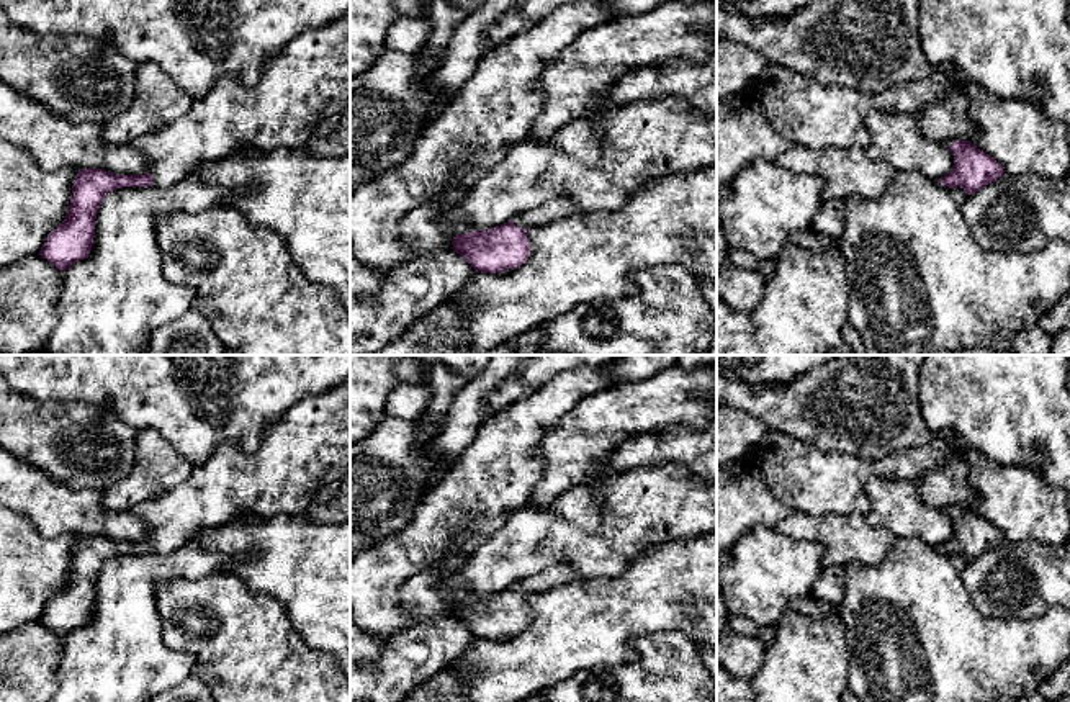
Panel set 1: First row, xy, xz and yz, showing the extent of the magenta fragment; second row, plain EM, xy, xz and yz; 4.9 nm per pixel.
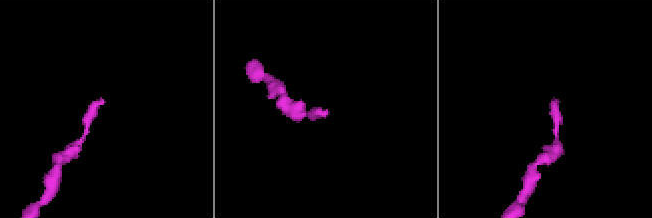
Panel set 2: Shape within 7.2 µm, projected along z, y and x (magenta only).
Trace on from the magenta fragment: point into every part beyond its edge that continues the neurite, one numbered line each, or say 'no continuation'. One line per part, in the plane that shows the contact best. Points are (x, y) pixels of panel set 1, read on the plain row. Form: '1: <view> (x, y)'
1: xz (558, 575)

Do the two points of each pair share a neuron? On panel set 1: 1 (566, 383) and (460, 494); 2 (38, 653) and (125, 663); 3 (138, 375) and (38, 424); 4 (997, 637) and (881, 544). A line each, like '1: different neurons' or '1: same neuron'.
1: same neuron
2: different neurons
3: different neurons
4: different neurons

